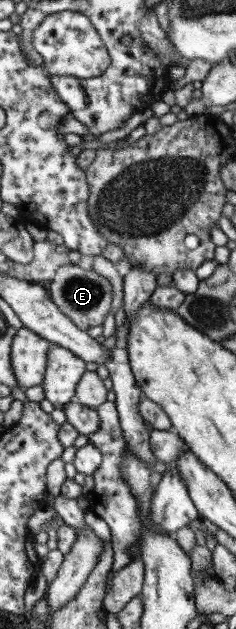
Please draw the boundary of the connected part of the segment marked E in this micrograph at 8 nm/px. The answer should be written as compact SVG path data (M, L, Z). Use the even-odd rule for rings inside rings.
M66 264L58 269L55 276L47 282L46 287L49 298L56 307L67 315L77 328L85 332L90 326L101 325L106 314L110 312L111 284L93 270L81 269L77 264Z

